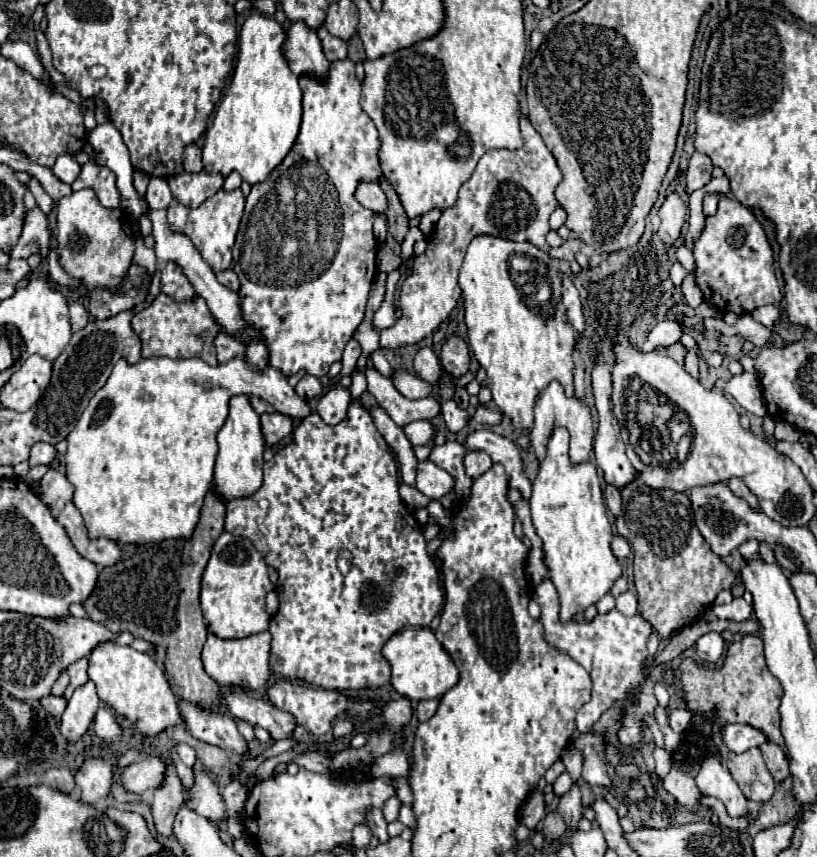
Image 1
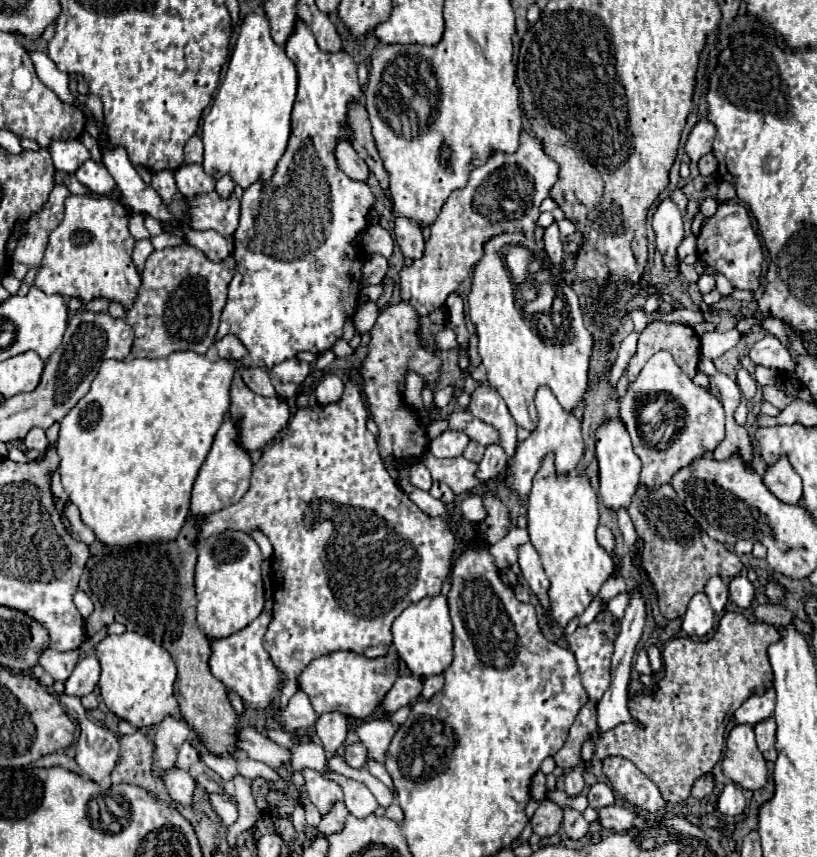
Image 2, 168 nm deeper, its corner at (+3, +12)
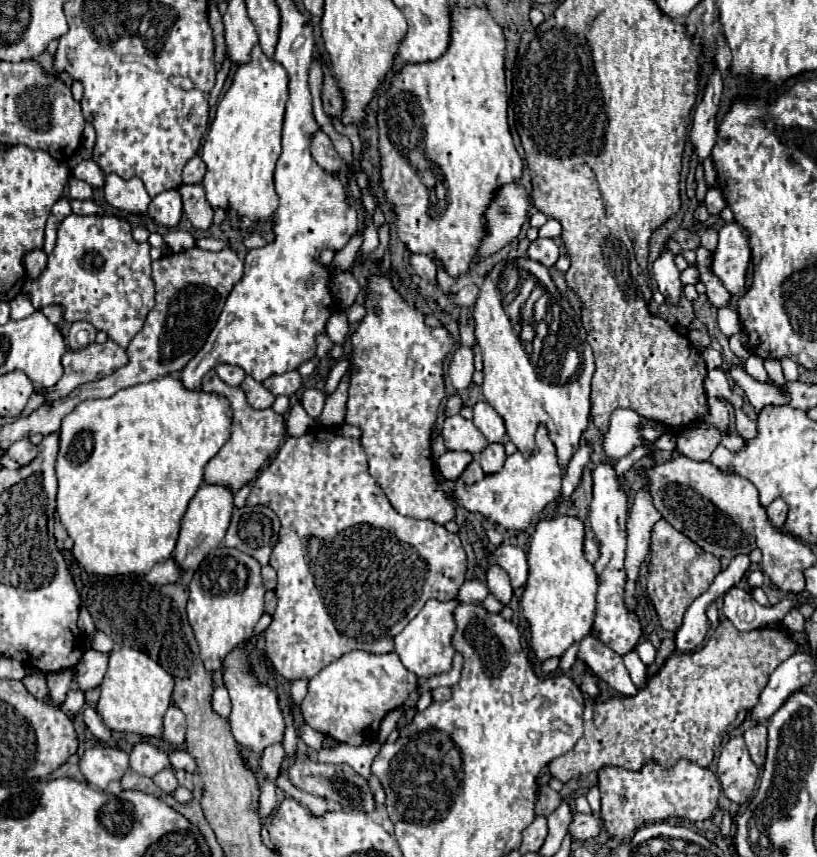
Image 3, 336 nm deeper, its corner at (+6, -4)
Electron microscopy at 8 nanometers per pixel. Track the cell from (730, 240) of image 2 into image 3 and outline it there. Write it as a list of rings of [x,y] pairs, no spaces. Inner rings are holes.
[[[737,222],[719,230],[719,244],[711,258],[711,272],[723,282],[731,296],[745,294],[745,278],[751,262],[749,240]]]

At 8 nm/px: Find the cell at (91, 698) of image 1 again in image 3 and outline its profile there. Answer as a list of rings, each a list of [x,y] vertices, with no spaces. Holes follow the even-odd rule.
[[[85,650],[83,658],[77,664],[75,686],[81,692],[97,688],[105,676],[105,670],[107,670],[107,654],[101,654],[97,650]]]

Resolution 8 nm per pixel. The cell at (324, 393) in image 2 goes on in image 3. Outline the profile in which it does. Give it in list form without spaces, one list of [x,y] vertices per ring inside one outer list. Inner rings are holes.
[[[305,390],[303,392],[303,398],[301,398],[301,404],[305,406],[307,414],[313,416],[313,418],[319,418],[321,412],[323,412],[323,406],[325,406],[325,400],[327,400],[327,394],[325,392],[319,392],[319,390]]]

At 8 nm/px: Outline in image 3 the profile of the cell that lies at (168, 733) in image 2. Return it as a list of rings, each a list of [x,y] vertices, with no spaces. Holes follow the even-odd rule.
[[[169,706],[167,714],[165,714],[165,732],[163,732],[163,740],[173,744],[173,746],[183,746],[185,744],[185,716],[179,708]]]

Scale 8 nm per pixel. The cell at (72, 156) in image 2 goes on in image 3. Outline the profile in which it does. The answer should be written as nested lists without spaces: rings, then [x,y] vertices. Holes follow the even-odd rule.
[[[83,160],[77,166],[73,166],[71,176],[77,176],[77,180],[83,180],[83,182],[91,184],[93,188],[103,186],[103,180],[105,180],[103,170],[93,160]]]

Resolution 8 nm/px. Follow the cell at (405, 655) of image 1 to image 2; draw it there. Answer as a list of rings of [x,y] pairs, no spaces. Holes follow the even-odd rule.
[[[426,596],[420,602],[410,604],[392,624],[394,648],[400,654],[400,660],[410,668],[414,676],[428,678],[442,674],[454,658],[452,652],[452,622],[448,616],[446,596]]]

